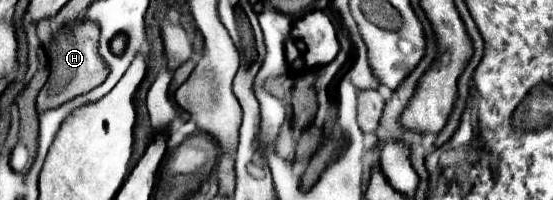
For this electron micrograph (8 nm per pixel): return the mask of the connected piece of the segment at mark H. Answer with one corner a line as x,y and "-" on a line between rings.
80,19
54,33
54,39
50,45
50,71
52,73
36,97
38,115
48,109
60,107
62,103
70,101
72,97
82,95
88,89
96,87
100,81
104,81
104,77
108,75
108,65
104,65
104,61
100,61
100,57
96,53
96,41
98,41
96,27
92,23
84,23

